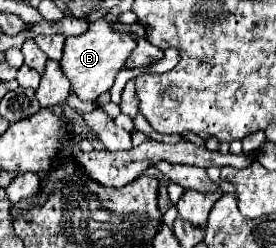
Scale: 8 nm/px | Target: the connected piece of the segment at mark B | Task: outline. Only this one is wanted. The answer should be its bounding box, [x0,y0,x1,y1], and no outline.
[60,19,136,101]

